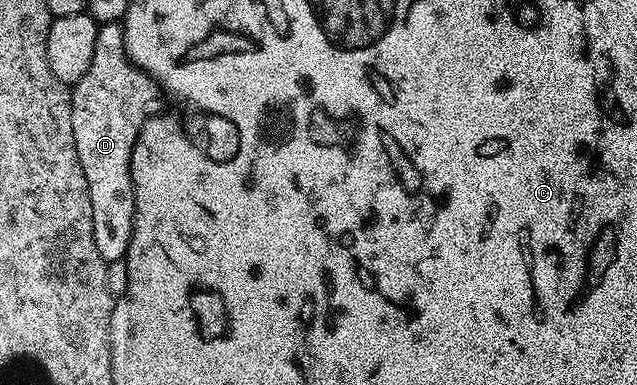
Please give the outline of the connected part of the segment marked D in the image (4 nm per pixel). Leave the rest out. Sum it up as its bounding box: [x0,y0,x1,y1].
[71,23,161,262]

